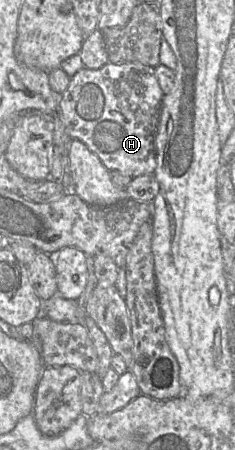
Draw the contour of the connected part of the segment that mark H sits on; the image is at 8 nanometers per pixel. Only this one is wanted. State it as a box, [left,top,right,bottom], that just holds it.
[57,62,163,178]

